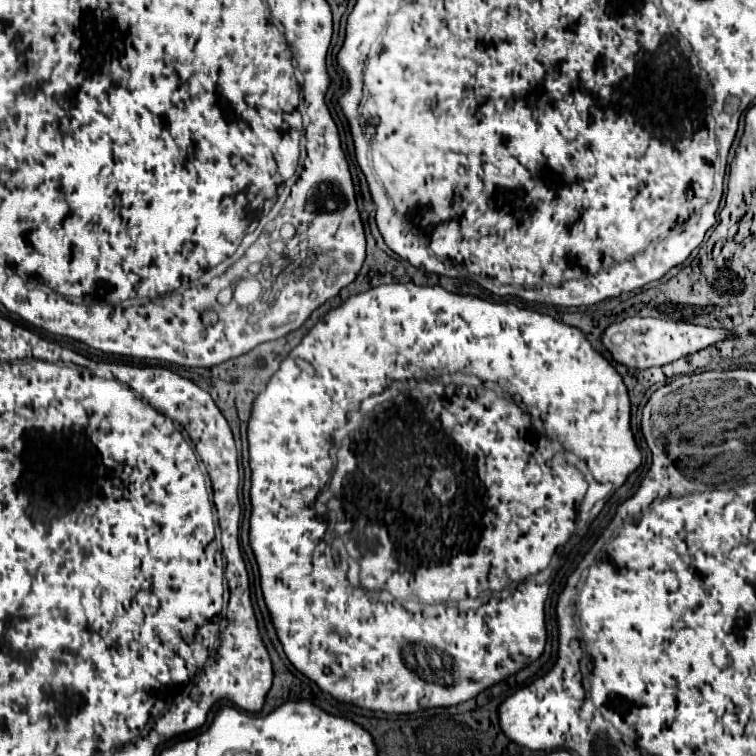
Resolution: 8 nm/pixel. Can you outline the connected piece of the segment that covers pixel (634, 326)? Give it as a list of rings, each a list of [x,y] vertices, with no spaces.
[[[628,317],[620,323],[610,325],[602,335],[602,343],[612,353],[612,357],[618,363],[624,363],[626,367],[636,367],[636,369],[648,369],[654,365],[672,363],[680,357],[686,357],[704,347],[716,345],[724,339],[736,339],[736,335],[728,329],[710,329],[710,327],[702,327],[702,325],[664,321],[664,319],[652,319],[652,317],[646,317],[646,319]]]

